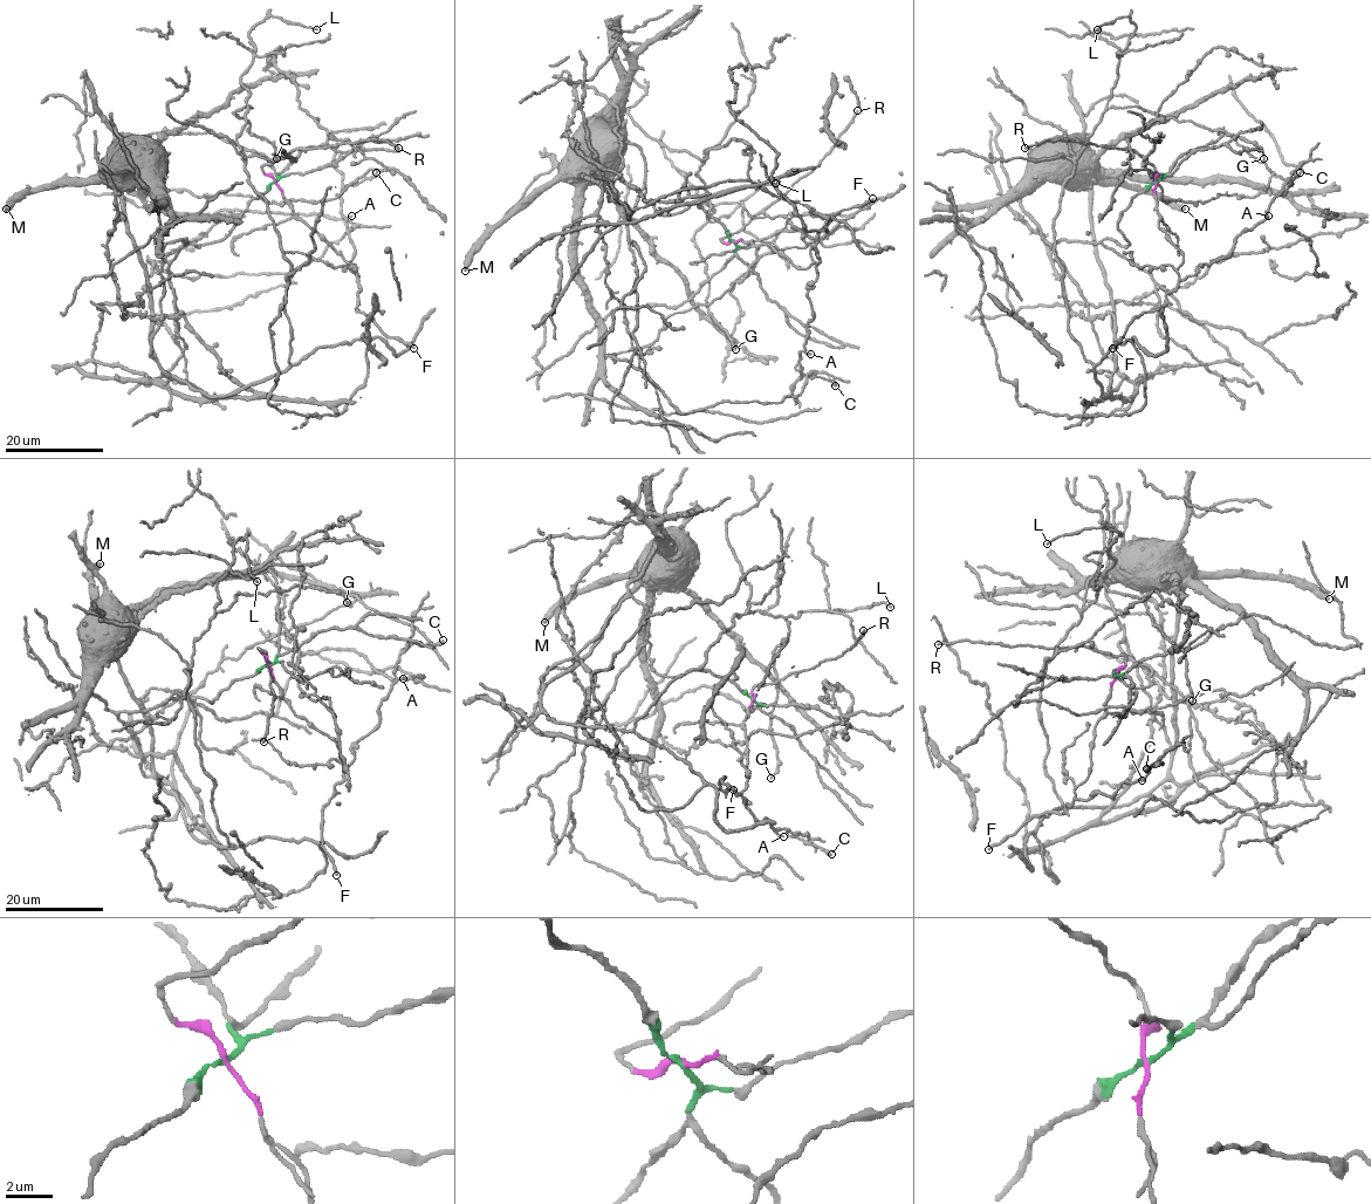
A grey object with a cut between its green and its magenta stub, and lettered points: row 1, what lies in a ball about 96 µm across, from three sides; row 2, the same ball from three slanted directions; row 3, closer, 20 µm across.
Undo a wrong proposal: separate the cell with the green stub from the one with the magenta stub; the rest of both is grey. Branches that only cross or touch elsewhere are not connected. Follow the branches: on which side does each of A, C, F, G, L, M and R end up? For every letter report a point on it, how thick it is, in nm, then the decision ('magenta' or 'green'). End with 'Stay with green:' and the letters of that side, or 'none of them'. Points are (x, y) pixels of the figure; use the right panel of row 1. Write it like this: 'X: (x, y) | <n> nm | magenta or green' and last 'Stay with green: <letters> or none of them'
A: (1268, 216) | 150 nm | magenta
C: (1300, 172) | 400 nm | magenta
F: (1112, 348) | 180 nm | magenta
G: (1263, 158) | 170 nm | green
L: (1097, 29) | 160 nm | green
M: (1185, 209) | 400 nm | green
R: (1025, 148) | 180 nm | magenta
Stay with green: G, L, M

